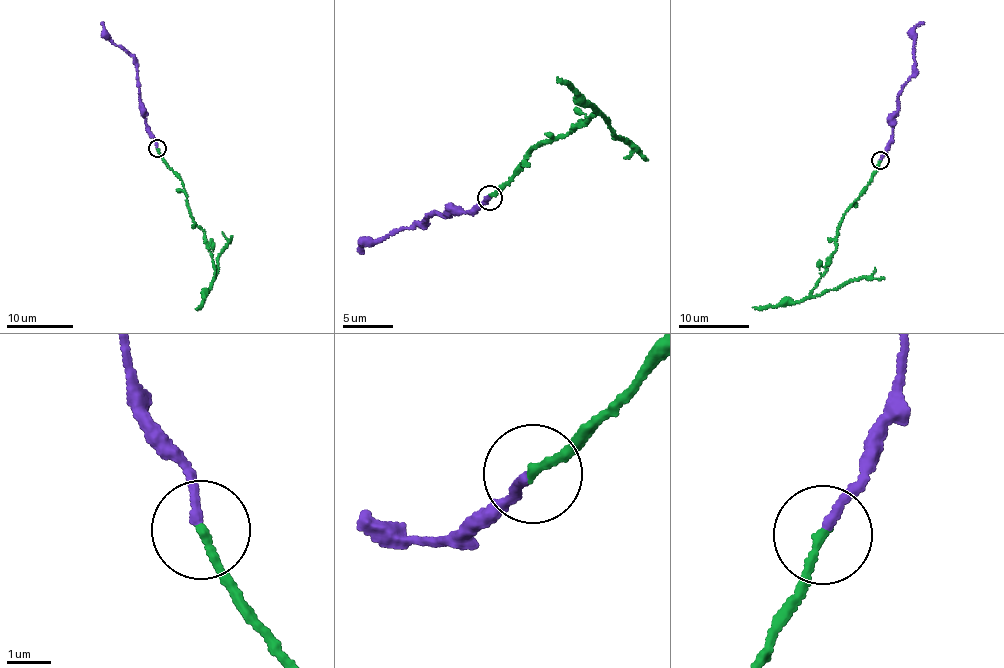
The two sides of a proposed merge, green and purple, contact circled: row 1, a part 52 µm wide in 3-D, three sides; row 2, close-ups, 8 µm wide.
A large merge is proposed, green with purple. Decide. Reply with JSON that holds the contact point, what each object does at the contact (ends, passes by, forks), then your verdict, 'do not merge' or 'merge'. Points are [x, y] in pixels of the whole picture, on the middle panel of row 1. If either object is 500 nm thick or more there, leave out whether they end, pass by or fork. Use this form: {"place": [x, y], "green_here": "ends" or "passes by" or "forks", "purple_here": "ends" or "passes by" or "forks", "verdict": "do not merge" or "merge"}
{"place": [489, 197], "green_here": "ends", "purple_here": "ends", "verdict": "do not merge"}

